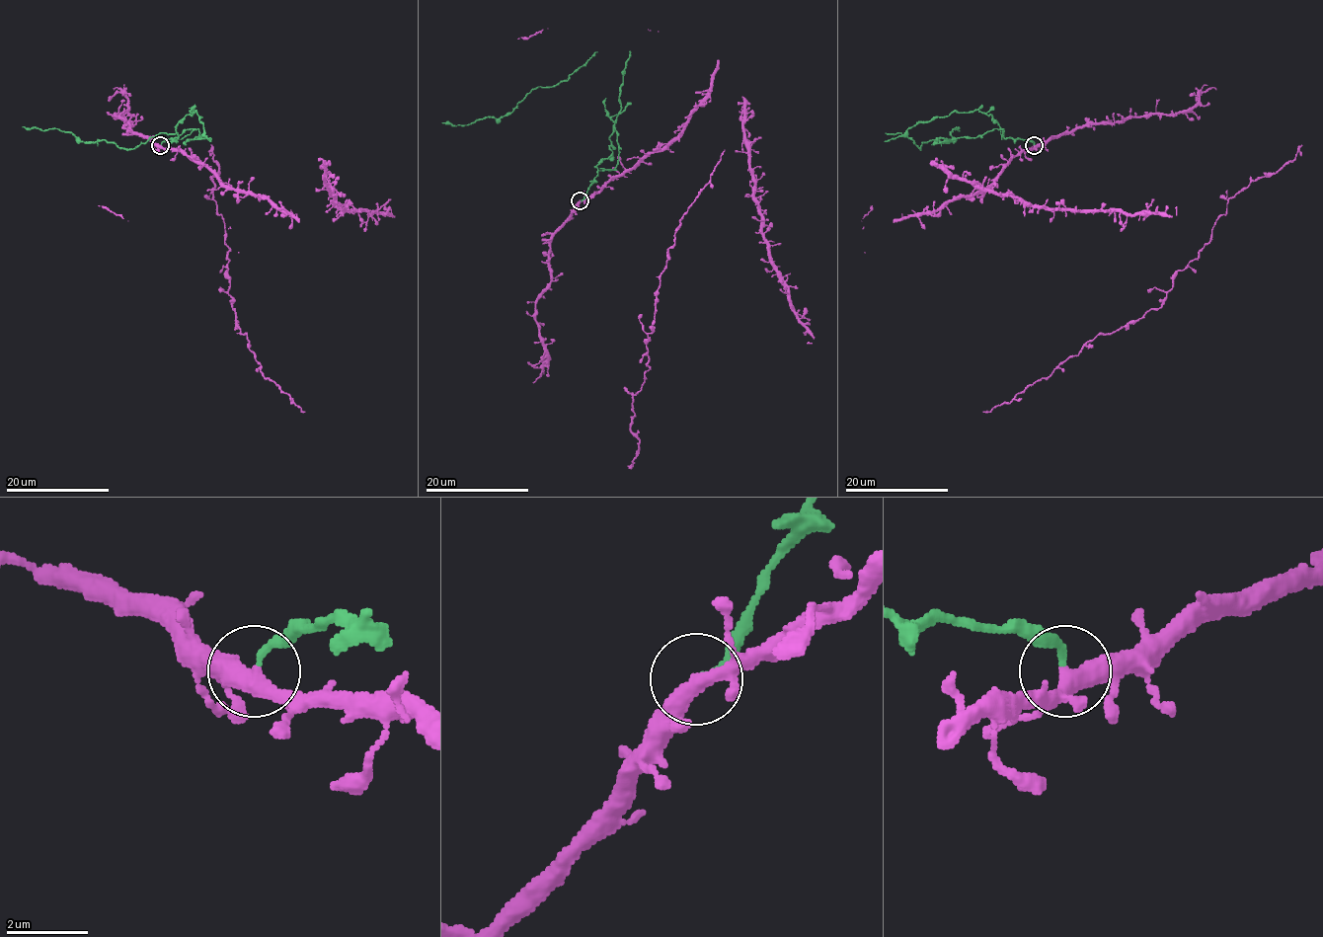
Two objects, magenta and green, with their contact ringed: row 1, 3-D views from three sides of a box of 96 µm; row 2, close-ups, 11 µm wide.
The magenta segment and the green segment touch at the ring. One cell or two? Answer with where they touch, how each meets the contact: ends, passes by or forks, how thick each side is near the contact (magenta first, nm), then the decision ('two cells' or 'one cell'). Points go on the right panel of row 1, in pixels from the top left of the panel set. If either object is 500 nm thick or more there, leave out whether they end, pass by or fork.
(1034, 145) | magenta forks | green ends | 320/170 nm | two cells

